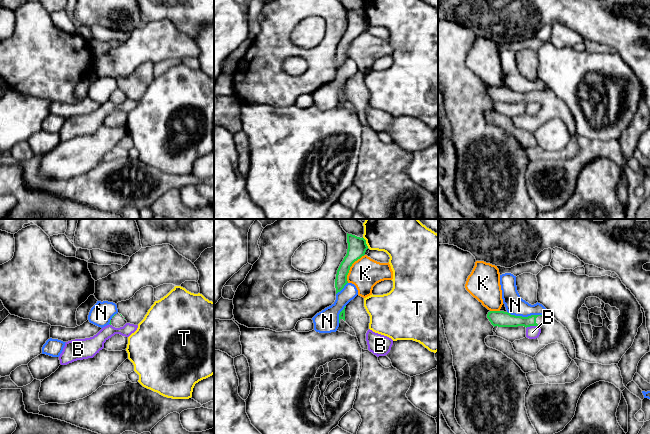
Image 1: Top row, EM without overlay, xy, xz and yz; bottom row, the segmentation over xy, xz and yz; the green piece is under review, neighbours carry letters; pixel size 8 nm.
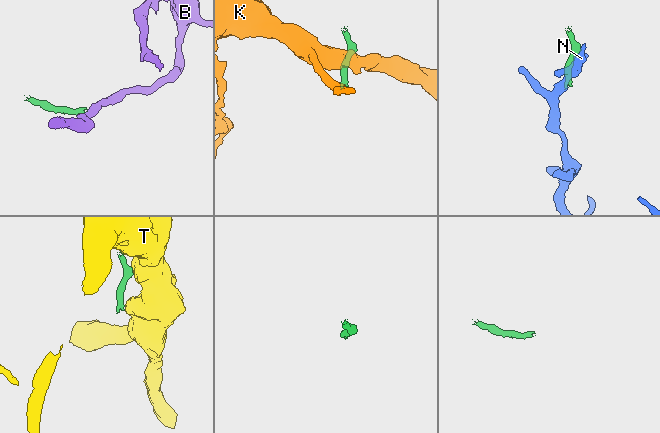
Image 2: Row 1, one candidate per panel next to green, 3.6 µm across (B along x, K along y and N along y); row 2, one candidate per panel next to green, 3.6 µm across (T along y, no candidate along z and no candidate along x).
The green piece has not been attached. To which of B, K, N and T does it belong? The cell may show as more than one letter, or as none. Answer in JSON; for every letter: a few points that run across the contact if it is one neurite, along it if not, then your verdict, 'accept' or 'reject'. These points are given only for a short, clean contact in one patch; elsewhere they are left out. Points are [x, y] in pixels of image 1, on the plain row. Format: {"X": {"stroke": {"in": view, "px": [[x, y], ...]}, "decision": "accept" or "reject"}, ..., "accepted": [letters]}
{"B": {"stroke": {"in": "yz", "px": [[537, 101], [531, 101], [526, 104]]}, "decision": "reject"}, "K": {"stroke": {"in": "xz", "px": [[364, 30], [350, 43], [347, 58]]}, "decision": "reject"}, "N": {"stroke": {"in": "yz", "px": [[507, 87], [511, 90], [522, 92], [541, 91]]}, "decision": "reject"}, "T": {"stroke": {"in": "xz", "px": [[362, 13], [368, 23]]}, "decision": "reject"}, "accepted": []}

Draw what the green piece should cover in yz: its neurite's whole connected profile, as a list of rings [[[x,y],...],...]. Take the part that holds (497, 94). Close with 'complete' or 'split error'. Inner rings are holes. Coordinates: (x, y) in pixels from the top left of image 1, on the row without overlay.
[[[490,87],[487,94],[494,103],[540,103],[541,109],[538,114],[529,115],[525,113],[512,119],[514,126],[518,129],[534,134],[546,121],[558,118],[564,121],[572,136],[576,135],[575,121],[568,106],[549,89],[522,93],[504,87]]]; split error

